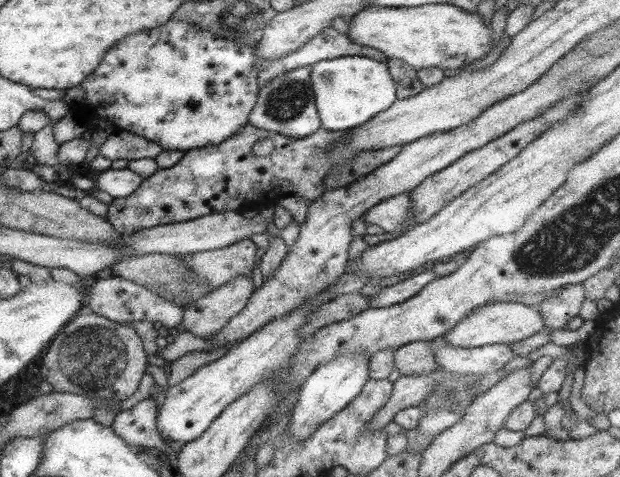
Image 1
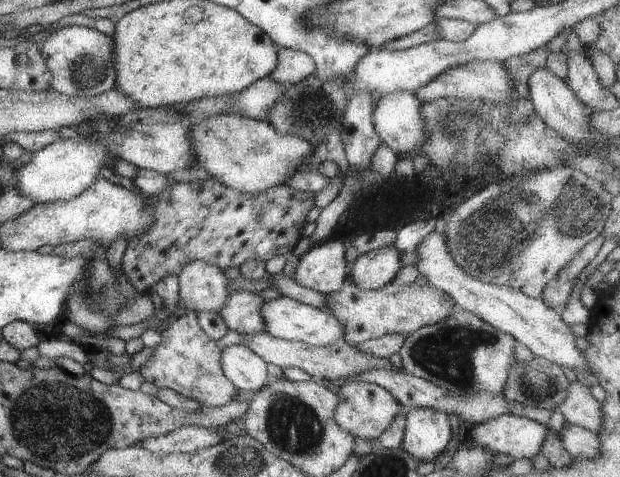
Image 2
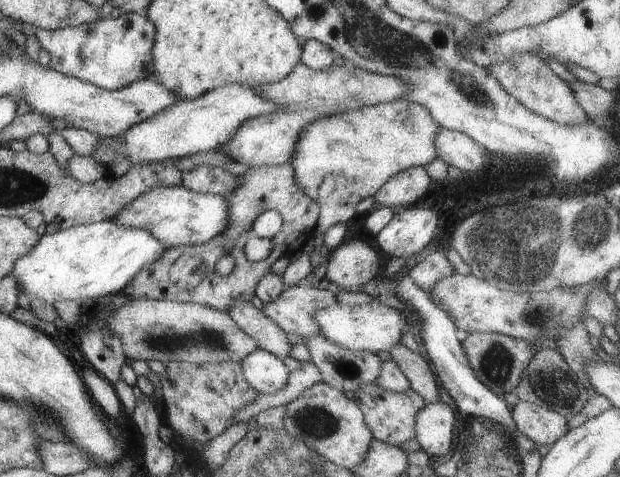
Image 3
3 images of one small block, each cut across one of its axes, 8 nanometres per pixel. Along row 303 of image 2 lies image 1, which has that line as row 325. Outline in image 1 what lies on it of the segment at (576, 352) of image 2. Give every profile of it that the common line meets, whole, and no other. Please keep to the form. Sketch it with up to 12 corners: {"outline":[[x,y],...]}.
{"outline":[[504,300],[474,309],[442,337],[478,348],[547,327],[536,307]]}

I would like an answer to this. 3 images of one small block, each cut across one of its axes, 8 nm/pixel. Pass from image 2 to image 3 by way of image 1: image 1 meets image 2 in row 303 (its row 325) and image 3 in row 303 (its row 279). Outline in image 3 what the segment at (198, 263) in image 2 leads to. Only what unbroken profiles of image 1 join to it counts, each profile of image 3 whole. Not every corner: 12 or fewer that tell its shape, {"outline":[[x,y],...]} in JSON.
{"outline":[[234,300],[228,312],[281,359],[293,346],[284,330],[250,301]]}

